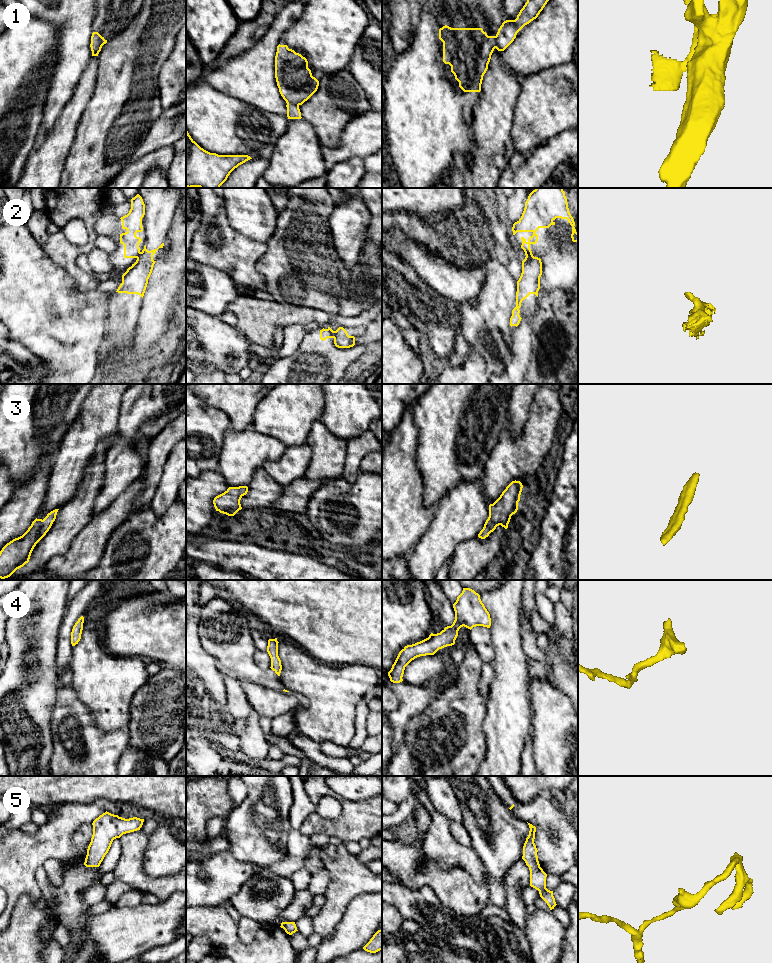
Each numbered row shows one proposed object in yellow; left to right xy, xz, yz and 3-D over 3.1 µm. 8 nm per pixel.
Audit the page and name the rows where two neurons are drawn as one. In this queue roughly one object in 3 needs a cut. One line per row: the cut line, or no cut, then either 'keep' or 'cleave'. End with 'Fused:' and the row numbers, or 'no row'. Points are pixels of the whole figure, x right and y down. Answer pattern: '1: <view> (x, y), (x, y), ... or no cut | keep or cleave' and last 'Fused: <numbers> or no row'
1: xz (287, 102), (298, 106) | cleave
2: xz (334, 331), (332, 337) | cleave
3: no cut | keep
4: no cut | keep
5: no cut | keep
Fused: 1, 2

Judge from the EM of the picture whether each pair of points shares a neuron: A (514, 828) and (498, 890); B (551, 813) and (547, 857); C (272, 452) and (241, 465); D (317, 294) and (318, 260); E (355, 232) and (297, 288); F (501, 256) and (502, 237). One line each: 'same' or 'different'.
A: same
B: same
C: same
D: same
E: different
F: same

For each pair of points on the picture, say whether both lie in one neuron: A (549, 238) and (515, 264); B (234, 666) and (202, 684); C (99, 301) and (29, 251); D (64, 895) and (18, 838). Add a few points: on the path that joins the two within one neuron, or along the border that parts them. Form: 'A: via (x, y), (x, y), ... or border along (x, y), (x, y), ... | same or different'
A: border along (540, 258), (541, 276), (539, 282) | different
B: border along (207, 653), (214, 659), (215, 667), (223, 675) | different
C: via (80, 301), (74, 301), (43, 270) | same
D: border along (40, 866), (35, 873), (35, 880), (41, 890) | different

